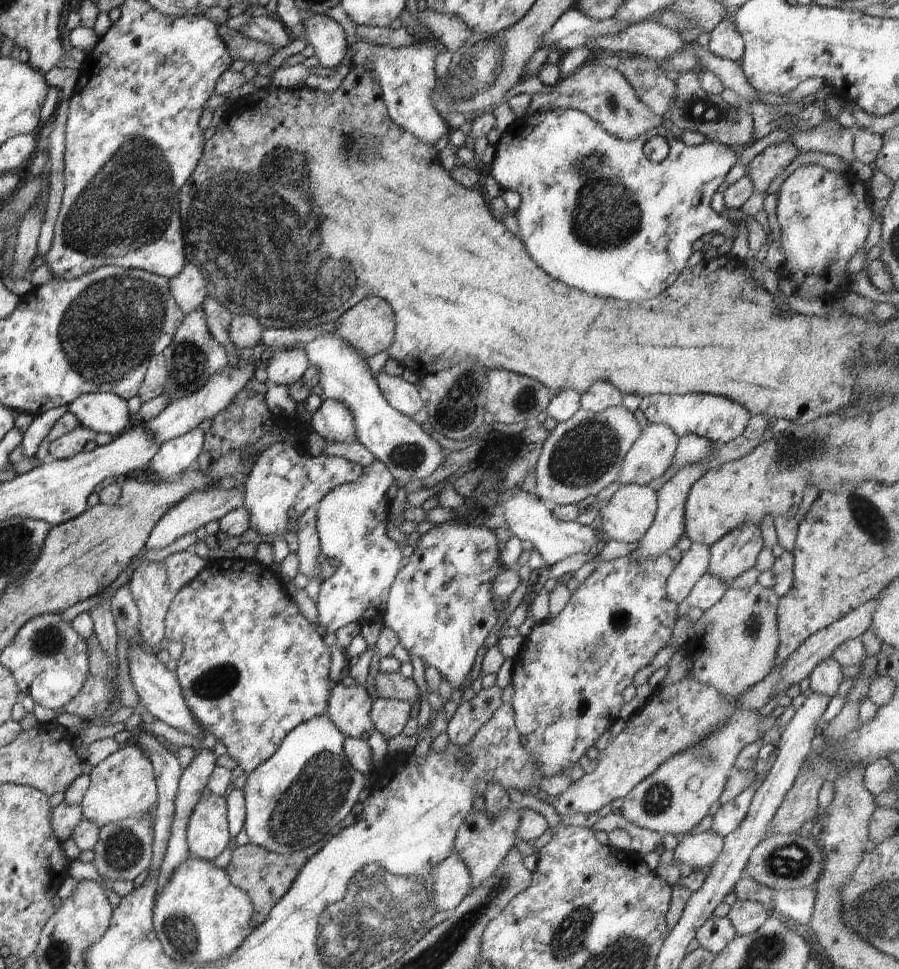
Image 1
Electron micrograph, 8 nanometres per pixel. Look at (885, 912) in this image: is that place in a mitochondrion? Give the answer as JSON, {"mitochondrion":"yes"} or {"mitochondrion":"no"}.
{"mitochondrion":"yes"}

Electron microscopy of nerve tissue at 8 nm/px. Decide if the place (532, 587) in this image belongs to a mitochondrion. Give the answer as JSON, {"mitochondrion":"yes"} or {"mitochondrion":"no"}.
{"mitochondrion":"no"}

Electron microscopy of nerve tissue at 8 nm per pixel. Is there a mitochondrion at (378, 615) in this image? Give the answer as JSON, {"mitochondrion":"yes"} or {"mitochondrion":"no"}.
{"mitochondrion":"no"}

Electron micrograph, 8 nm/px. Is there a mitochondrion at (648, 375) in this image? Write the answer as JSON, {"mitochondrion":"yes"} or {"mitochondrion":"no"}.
{"mitochondrion":"no"}

